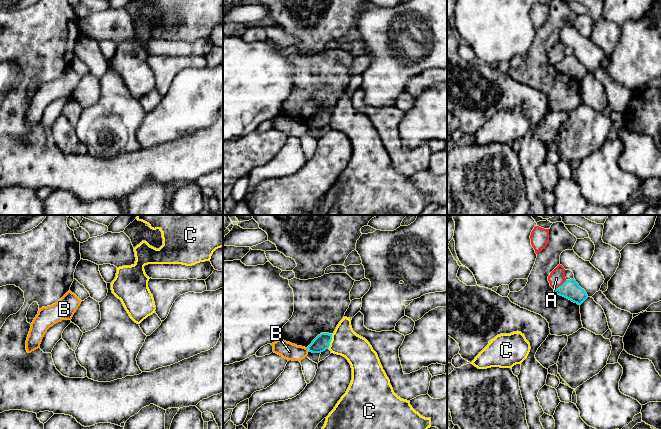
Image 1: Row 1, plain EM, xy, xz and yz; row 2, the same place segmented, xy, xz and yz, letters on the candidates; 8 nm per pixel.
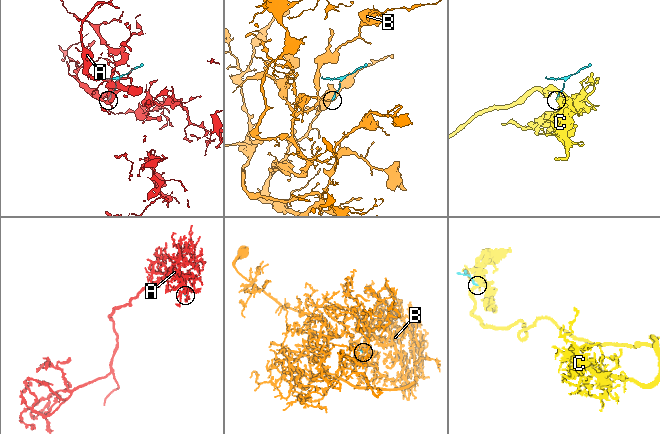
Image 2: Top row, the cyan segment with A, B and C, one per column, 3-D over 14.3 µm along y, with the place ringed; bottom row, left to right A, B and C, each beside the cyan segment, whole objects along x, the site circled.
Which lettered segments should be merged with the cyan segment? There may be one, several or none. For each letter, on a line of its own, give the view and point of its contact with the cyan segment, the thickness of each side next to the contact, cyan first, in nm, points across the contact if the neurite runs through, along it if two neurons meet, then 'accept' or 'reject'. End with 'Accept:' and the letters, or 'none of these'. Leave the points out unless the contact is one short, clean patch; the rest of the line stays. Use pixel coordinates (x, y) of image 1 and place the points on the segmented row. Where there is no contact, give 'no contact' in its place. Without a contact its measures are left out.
A: contact yz (561, 285); calibres 160 and 130 nm; border yz (566, 280), (554, 289); reject
B: contact xz (308, 350); calibres 130 and 140 nm; border xz (306, 348), (308, 351); reject
C: contact xz (330, 341); calibres 130 and 220 nm; reject
Accept: none of these

